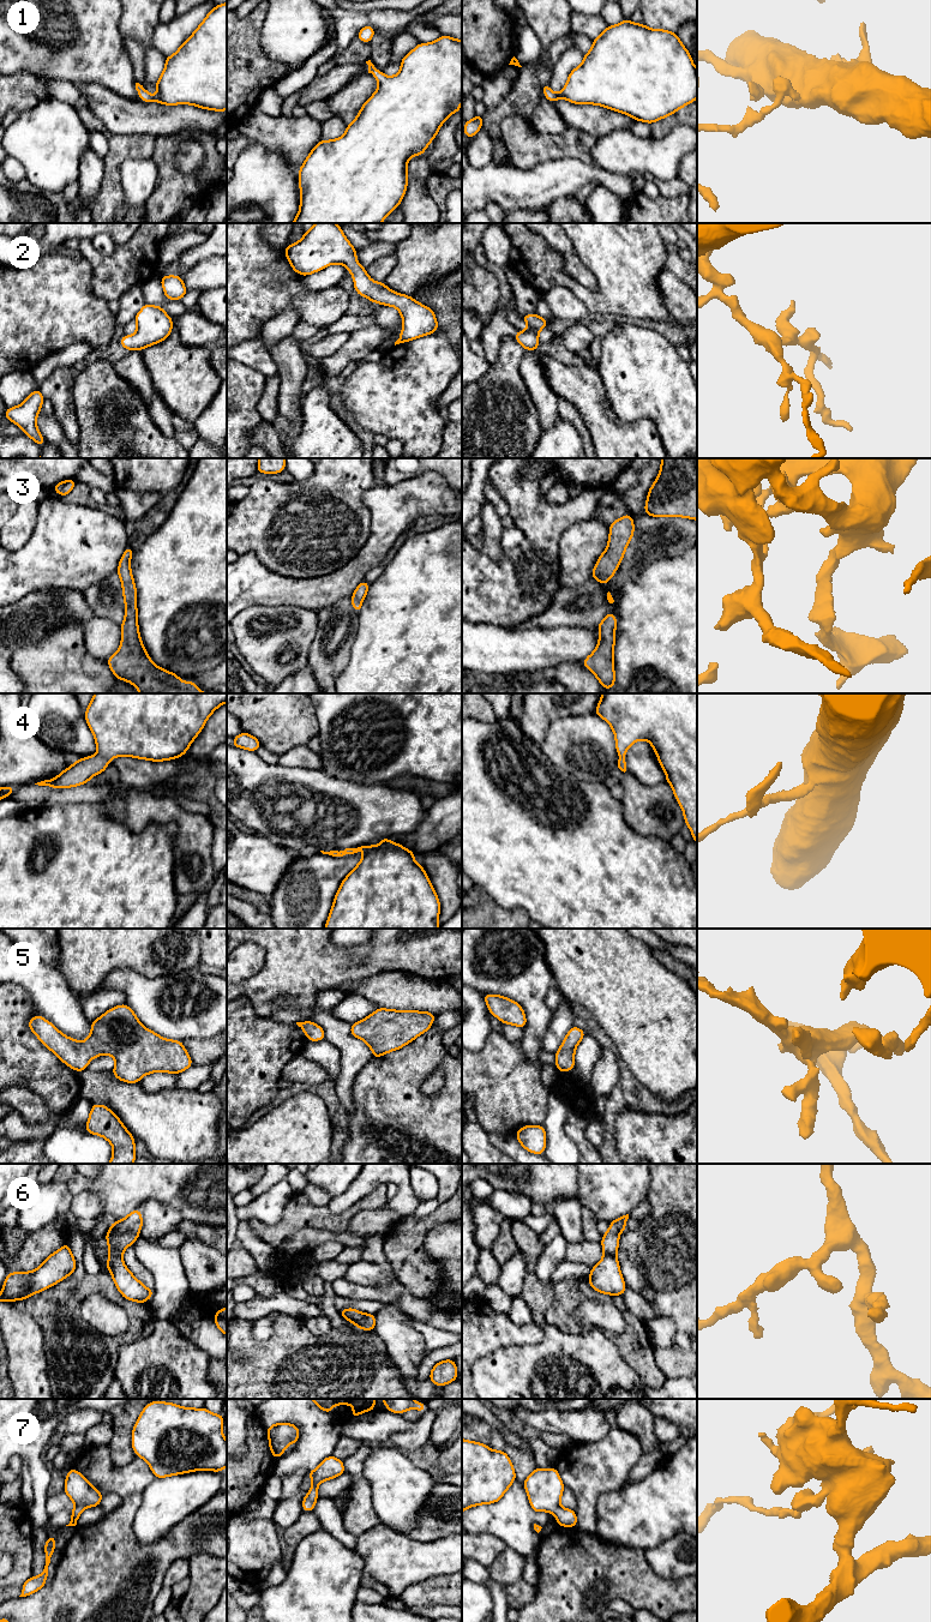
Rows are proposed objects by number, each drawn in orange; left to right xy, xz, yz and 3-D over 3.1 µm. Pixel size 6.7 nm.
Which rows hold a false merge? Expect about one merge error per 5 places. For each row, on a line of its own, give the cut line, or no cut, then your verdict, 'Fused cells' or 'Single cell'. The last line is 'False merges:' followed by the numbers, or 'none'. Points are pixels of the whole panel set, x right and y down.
1: No split. Single cell
2: No split. Single cell
3: No split. Single cell
4: No split. Single cell
5: No split. Single cell
6: No split. Single cell
7: No split. Single cell
False merges: none

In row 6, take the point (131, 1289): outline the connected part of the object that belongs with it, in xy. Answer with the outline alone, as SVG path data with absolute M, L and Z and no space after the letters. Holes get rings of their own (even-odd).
M136 1208L127 1216L112 1222L104 1238L108 1242L107 1269L124 1298L132 1302L145 1303L154 1294L154 1290L145 1287L125 1266L122 1254L140 1234L143 1226L142 1212Z

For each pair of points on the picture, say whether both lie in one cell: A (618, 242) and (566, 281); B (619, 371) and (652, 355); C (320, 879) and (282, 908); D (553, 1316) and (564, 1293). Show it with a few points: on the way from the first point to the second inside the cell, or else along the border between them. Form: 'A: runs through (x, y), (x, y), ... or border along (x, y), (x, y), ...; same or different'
A: runs through (618, 263), (618, 272), (596, 294), (587, 294); same
B: runs through (628, 371), (643, 364); same
C: runs through (311, 888), (292, 907); same
D: runs through (559, 1310), (564, 1299); same

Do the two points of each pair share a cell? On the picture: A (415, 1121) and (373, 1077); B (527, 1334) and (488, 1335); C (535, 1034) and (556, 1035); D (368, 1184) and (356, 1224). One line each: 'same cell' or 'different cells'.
A: same cell
B: same cell
C: different cells
D: different cells

